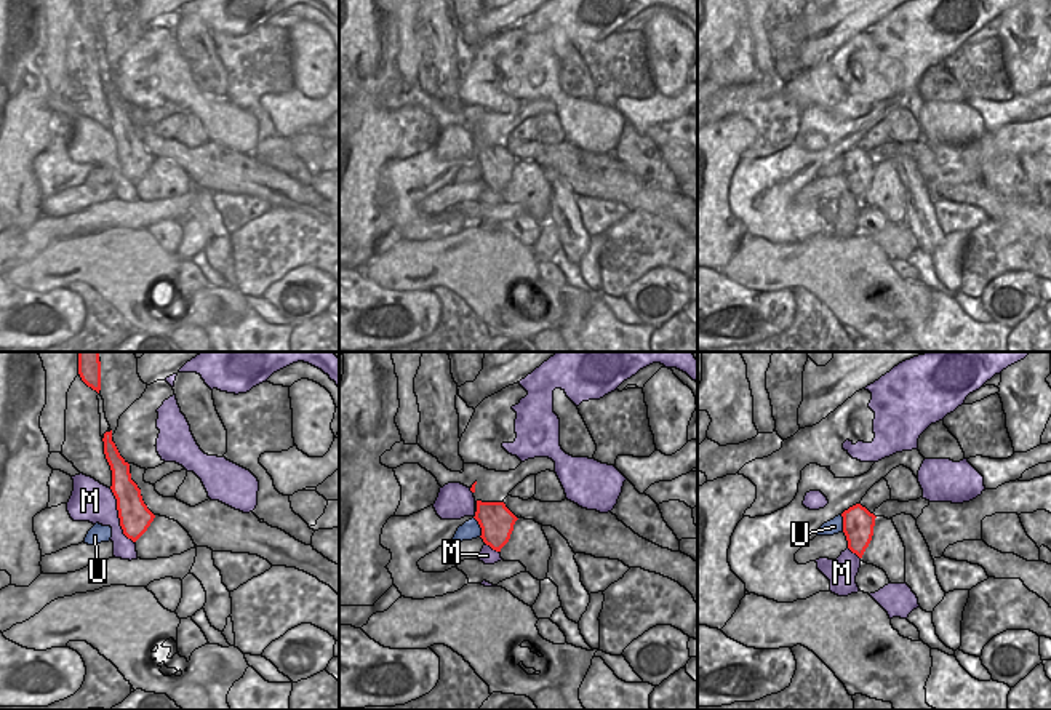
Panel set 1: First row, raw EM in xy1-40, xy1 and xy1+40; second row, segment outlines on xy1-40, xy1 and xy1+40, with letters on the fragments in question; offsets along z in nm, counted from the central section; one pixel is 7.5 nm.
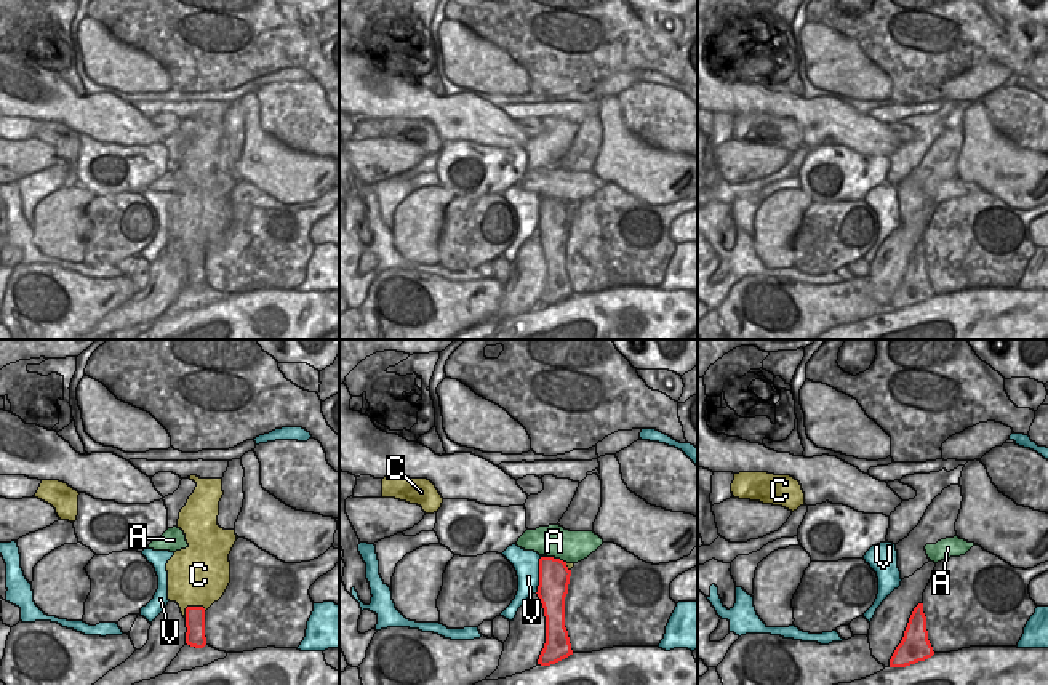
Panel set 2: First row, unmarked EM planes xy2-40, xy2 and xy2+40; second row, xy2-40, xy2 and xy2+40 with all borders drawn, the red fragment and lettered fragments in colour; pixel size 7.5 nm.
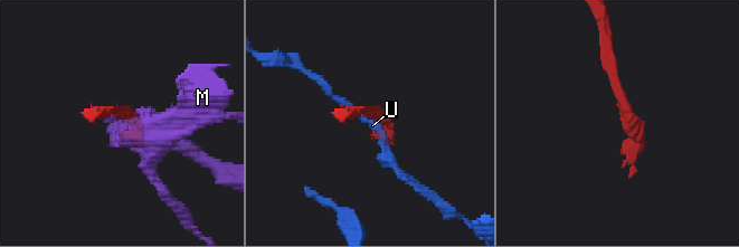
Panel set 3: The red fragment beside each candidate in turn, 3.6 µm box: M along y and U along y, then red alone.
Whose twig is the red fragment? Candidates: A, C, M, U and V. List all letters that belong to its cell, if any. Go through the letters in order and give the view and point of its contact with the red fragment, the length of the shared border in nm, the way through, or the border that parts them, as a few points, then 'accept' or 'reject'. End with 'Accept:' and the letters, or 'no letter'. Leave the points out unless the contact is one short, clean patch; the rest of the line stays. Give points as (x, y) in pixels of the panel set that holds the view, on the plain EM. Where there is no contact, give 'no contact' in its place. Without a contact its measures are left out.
A: meets red in xy2 at (562, 202); contact 100 nm long; border along xy2 (556, 199), (567, 204); reject
C: meets red in xy2-40 at (191, 248); contact 180 nm long; reject
M: meets red in xy1-40 at (119, 157); contact 460 nm long; reject
U: meets red in xy1 at (480, 168); contact 160 nm long; border along xy1 (474, 159), (480, 170), (480, 178); reject
V: meets red in xy2 at (540, 216); contact 280 nm long; reject
Accept: no letter

